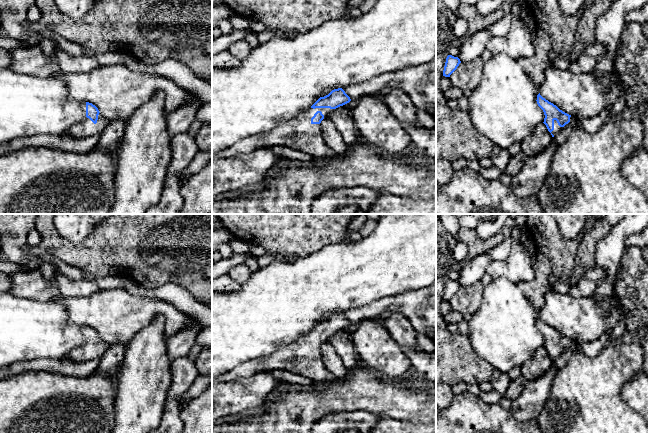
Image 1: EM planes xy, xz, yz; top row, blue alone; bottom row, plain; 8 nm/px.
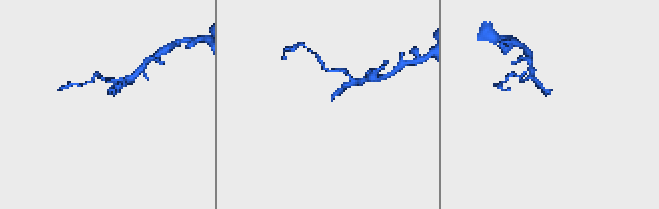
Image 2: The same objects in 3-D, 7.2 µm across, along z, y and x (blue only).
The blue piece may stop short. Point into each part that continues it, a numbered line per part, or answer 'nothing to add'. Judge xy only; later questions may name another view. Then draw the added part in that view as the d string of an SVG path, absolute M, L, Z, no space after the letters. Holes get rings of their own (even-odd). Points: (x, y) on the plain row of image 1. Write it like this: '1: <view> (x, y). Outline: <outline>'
1: xy (85, 352). Outline: M86 326L81 327L81 332L84 337L84 343L71 350L65 359L70 360L71 362L84 362L91 359L101 359L108 349L109 344L99 337L97 347L94 348L86 341Z

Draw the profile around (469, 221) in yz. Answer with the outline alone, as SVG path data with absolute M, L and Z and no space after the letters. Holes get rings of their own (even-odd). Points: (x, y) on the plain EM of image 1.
M465 214L459 217L458 219L461 228L474 229L474 230L476 229L477 225L480 222L484 222L478 219L474 214Z

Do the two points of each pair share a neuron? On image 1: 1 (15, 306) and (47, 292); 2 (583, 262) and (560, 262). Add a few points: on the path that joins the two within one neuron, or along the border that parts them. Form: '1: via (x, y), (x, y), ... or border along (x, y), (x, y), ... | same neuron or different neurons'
1: border along (10, 292), (17, 296), (36, 300), (56, 298) | different neurons
2: border along (582, 240), (577, 249), (573, 271), (570, 276) | different neurons

